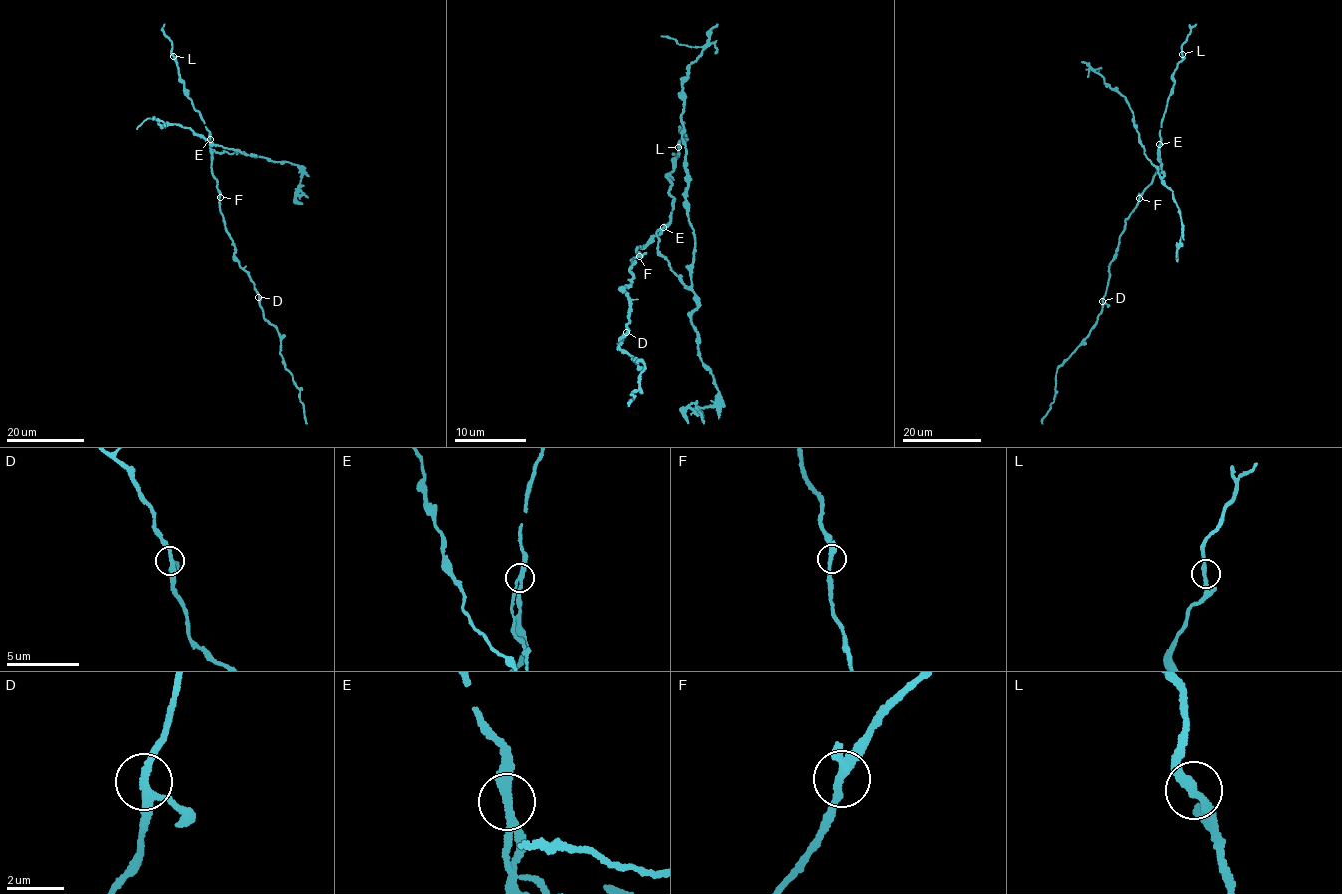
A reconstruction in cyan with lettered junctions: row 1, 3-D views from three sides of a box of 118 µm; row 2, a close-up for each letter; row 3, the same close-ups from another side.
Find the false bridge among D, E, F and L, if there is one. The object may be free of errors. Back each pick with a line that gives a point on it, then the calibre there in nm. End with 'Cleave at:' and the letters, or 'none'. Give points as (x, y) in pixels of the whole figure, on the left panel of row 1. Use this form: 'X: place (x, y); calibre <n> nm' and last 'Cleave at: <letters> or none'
E: place (210, 139); calibre 240 nm
Cleave at: E

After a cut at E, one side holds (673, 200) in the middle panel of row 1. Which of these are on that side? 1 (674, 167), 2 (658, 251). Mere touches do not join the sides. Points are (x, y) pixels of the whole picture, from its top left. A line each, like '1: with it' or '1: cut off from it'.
1: with it
2: cut off from it

